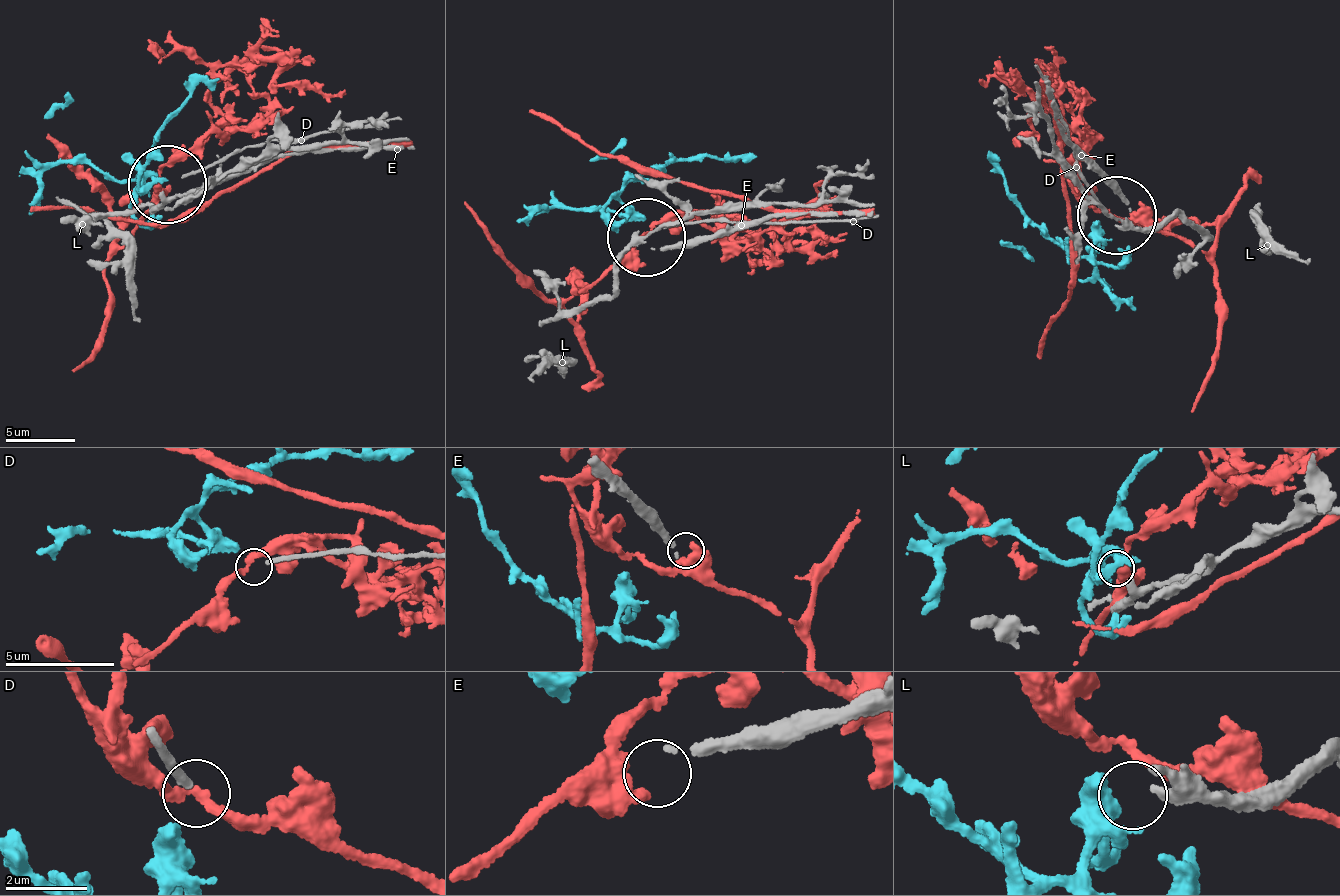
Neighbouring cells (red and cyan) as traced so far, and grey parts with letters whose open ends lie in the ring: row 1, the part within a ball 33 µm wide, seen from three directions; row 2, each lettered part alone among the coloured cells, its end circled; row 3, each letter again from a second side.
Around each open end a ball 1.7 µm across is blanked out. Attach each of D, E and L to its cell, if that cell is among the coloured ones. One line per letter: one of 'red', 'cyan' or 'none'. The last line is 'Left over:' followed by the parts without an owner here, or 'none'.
D: none
E: none
L: cyan
Left over: D, E

